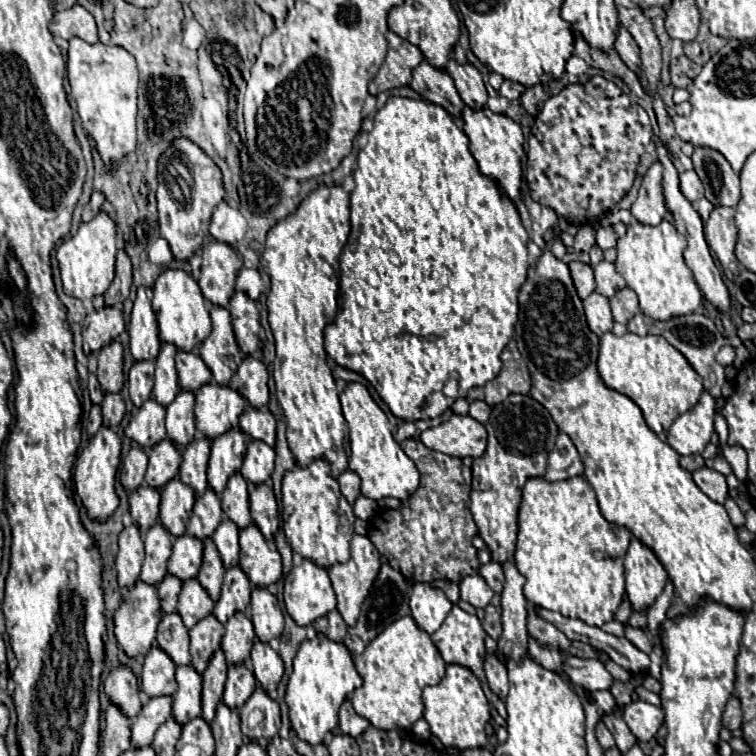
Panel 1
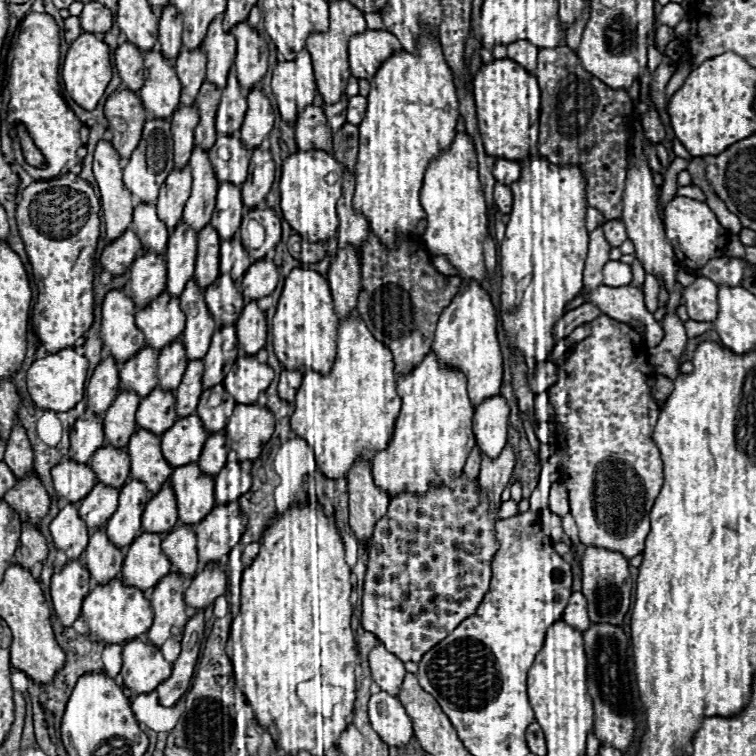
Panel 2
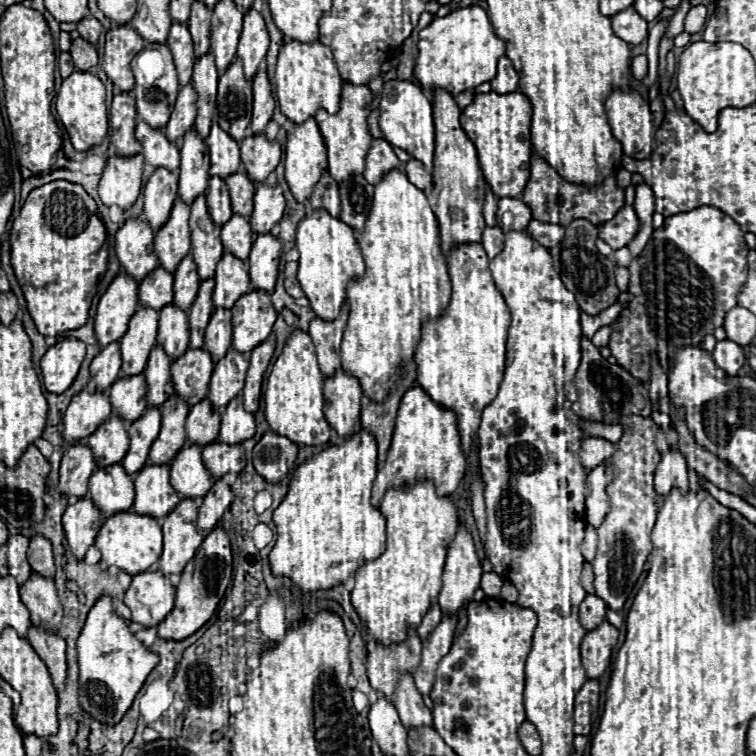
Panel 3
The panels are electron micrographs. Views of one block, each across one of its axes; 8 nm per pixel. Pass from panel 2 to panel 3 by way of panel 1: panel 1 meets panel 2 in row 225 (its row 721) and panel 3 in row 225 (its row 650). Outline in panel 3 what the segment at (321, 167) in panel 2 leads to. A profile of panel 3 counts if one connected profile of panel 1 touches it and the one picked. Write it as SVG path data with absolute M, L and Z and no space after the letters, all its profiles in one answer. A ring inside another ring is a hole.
M318 208L298 222L296 248L300 252L298 282L308 296L314 314L322 320L334 320L346 300L348 282L364 274L364 258L354 238L354 230L340 218L334 218L326 210Z

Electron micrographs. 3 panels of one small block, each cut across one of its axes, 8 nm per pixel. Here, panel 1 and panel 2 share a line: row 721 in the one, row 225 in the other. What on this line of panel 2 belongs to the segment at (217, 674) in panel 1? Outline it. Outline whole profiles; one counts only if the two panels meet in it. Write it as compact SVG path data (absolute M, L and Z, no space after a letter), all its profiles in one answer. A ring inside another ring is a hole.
M206 224L198 232L198 258L196 258L196 272L194 272L194 278L202 290L210 286L220 274L218 252L220 252L218 232L214 230L212 224Z

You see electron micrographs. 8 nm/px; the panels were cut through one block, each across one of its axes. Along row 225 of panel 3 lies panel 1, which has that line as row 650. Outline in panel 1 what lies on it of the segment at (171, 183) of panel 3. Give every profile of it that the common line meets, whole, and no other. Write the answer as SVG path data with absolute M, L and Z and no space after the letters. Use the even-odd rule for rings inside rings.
M152 644L150 652L144 658L142 690L148 696L174 694L176 692L174 672L176 672L176 664L172 662L172 658L158 644Z

